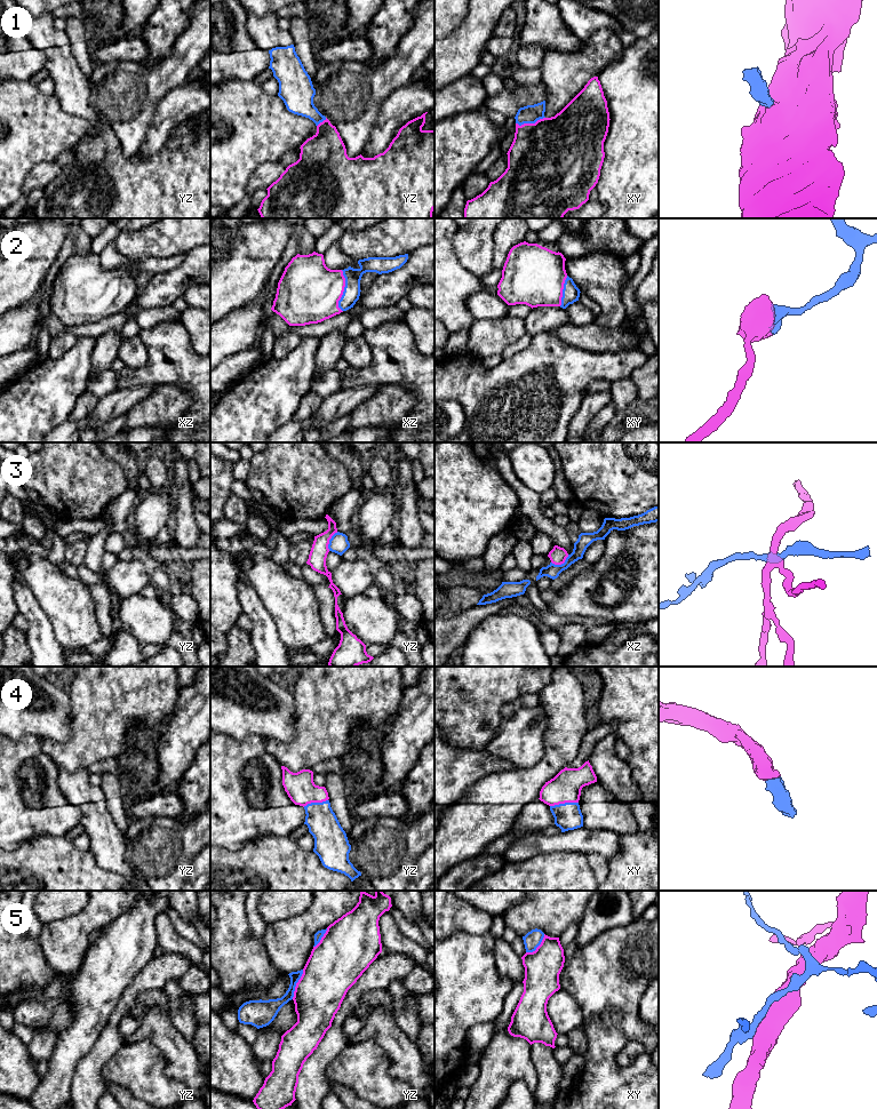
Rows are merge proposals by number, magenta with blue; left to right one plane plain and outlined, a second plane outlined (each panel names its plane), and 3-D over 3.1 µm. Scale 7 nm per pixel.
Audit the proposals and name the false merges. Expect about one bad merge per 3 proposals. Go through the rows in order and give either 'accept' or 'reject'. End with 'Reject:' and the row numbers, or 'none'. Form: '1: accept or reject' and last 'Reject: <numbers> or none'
1: accept
2: accept
3: reject
4: accept
5: reject
Reject: 3, 5

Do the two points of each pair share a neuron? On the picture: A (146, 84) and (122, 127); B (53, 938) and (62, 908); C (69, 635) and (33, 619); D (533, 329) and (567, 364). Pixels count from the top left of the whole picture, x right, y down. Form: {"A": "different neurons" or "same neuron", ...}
{"A": "same neuron", "B": "different neurons", "C": "different neurons", "D": "different neurons"}

